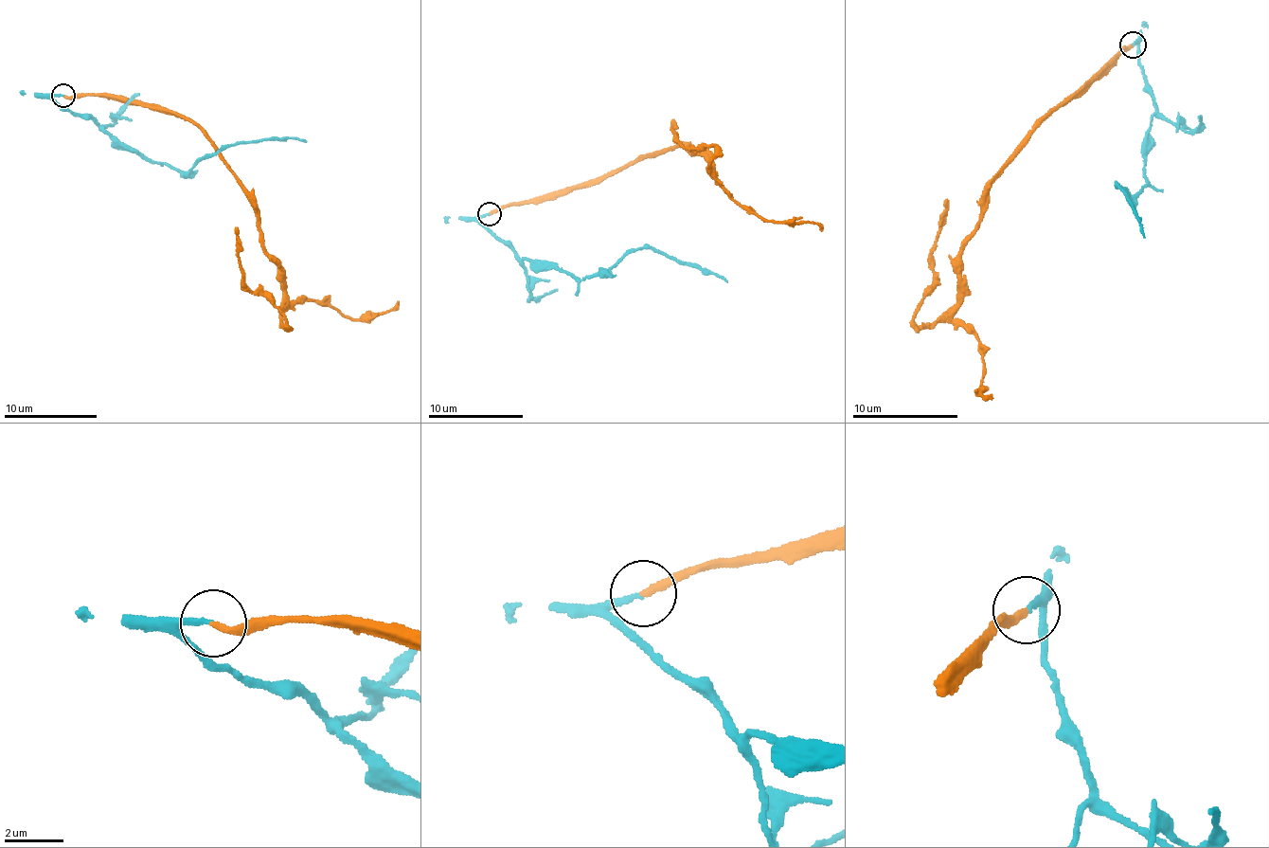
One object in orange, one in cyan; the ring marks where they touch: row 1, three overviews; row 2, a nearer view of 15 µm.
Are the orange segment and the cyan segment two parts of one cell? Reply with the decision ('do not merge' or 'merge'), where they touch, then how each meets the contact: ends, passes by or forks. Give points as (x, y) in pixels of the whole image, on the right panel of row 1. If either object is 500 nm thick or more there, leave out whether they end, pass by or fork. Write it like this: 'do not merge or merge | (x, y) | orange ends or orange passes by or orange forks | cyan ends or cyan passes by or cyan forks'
merge | (1133, 45) | orange ends | cyan ends

